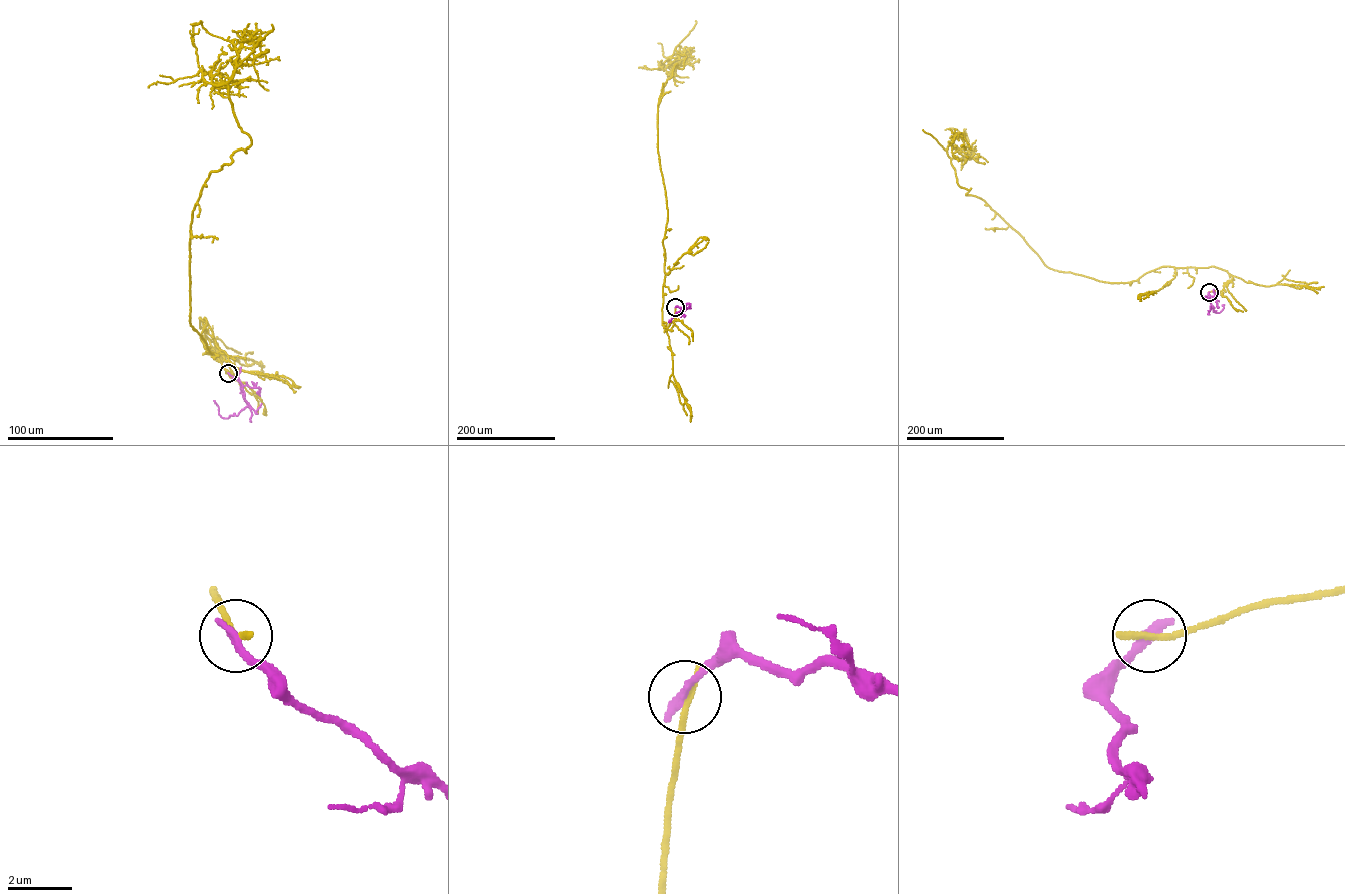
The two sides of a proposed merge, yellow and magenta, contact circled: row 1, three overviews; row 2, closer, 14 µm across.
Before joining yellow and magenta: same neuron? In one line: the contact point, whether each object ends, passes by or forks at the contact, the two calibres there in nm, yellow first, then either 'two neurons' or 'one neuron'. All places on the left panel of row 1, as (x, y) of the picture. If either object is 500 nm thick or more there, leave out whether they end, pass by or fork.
at (228, 373); yellow ends there; magenta ends there; 240 nm thick on the yellow side, 320 nm on the other; two neurons

